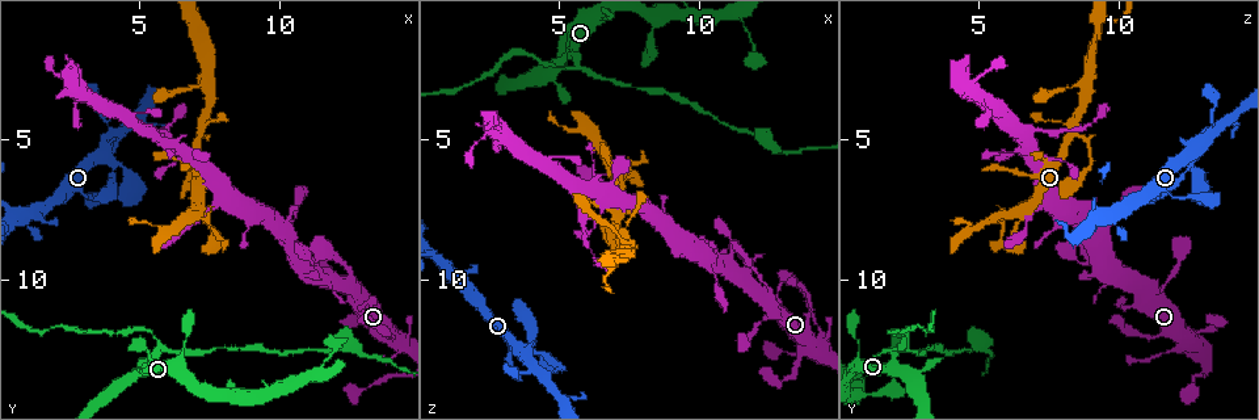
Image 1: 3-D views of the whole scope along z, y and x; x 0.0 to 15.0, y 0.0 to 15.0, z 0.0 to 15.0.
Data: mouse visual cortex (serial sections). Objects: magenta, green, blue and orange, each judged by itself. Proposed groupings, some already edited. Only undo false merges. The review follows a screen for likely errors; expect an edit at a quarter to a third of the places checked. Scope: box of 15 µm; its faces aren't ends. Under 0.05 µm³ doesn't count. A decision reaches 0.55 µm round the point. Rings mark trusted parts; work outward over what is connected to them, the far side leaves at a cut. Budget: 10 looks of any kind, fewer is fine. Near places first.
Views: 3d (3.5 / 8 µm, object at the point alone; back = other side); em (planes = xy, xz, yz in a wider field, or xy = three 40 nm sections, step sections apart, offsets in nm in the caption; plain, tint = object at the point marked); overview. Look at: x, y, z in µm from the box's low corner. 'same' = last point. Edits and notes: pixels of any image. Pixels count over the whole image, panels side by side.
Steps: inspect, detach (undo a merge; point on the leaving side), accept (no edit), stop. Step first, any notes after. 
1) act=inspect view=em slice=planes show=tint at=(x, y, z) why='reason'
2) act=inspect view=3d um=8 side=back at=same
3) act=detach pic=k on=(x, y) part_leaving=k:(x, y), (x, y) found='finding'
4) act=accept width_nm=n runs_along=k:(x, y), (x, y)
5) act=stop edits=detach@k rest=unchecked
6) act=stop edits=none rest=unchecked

act=inspect view=3d um=3.5 side=back at=(7.2, 4.8, 8.3) why='four-way junction'

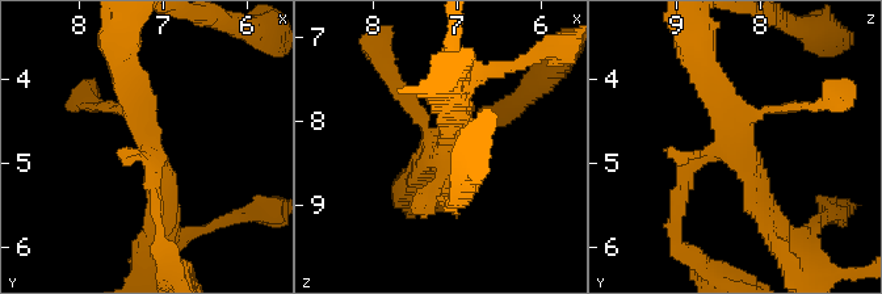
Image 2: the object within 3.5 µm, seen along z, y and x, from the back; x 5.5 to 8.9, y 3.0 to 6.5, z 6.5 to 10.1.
act=inspect view=em slice=xy step=2 show=tint at=(7.15, 4.80, 8.35) why='need the tissue'

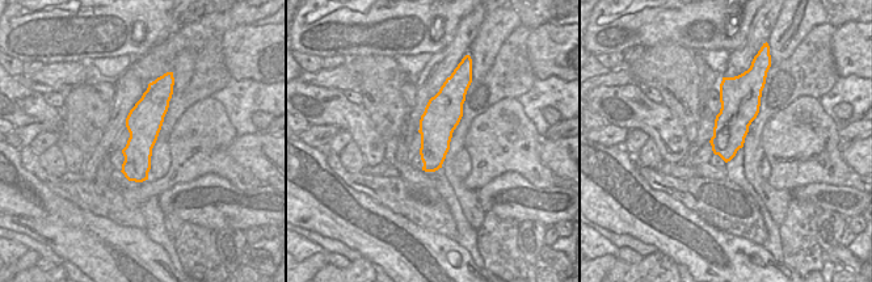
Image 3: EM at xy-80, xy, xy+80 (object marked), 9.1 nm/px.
act=accept runs_along=2:(768, 225), (712, 72) found='continuous, no second cell'

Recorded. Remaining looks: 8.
act=inspect view=3d um=3.5 at=(11.1, 9.4, 9.1) why='four or more arms meet'

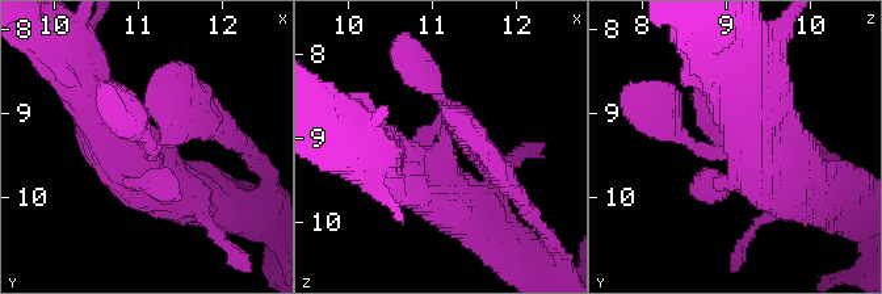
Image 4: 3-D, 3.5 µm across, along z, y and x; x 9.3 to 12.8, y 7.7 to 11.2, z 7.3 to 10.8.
act=accept runs_along=4:(196, 197), (127, 166), (87, 97) found='one cell here'

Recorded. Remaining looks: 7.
act=inspect view=em slice=xy step=3 show=tint at=(14.4, 12.5, 11.7) why='calibre changes'

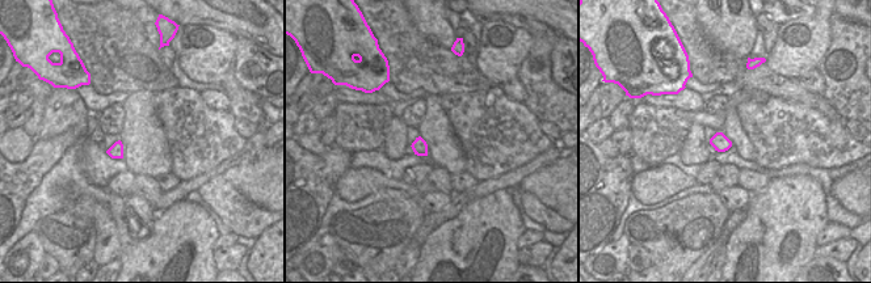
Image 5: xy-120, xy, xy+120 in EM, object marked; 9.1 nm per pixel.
act=inspect view=3d um=3.5 at=same why='wider look'

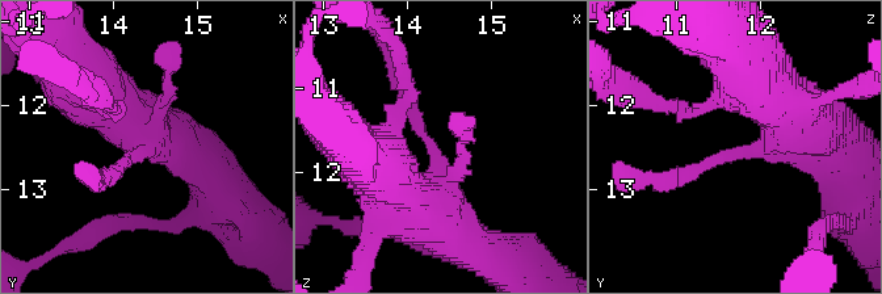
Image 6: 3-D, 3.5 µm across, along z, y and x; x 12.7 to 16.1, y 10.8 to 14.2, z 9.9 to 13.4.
act=accept width_nm=140 runs_along=6:(785, 110), (768, 147), (671, 179) found='continuous, no second cell'

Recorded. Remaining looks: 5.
act=inspect view=3d um=8 at=(7.7, 8.2, 5.9) why='sudden change in width'

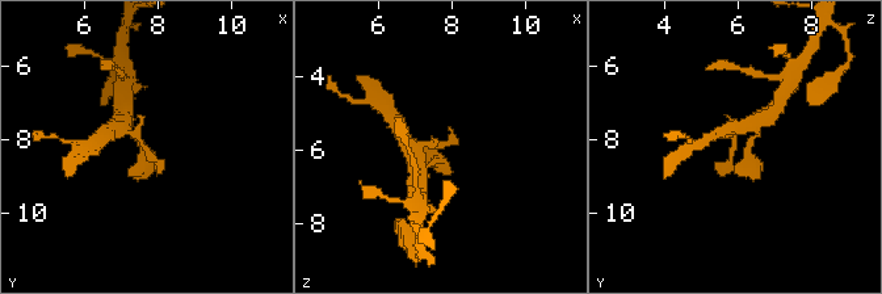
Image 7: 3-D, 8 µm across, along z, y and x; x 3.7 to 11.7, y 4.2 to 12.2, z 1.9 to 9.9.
act=inspect view=em slice=xy step=3 show=tint at=(7.6, 8.2, 5.9) why='shape alone is not enough'

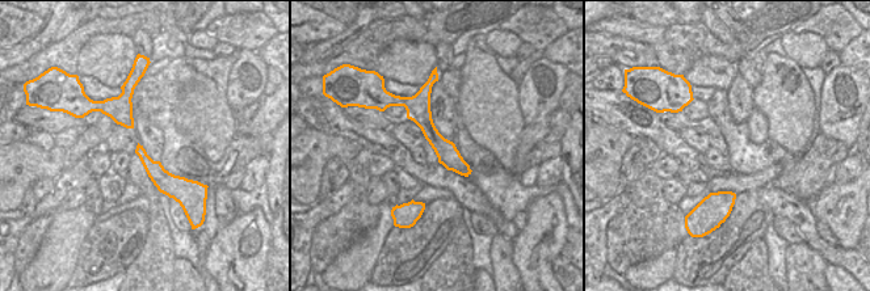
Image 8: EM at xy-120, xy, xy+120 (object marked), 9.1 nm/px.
act=accept runs_along=8:(424, 92), (431, 134), (466, 172) found='one cell here'

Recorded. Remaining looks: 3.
act=stop edits=none rest=unchecked

